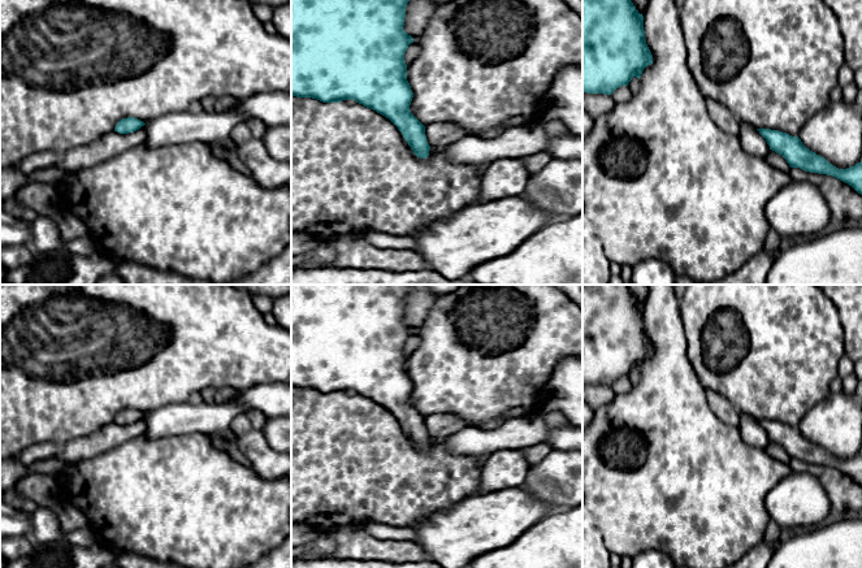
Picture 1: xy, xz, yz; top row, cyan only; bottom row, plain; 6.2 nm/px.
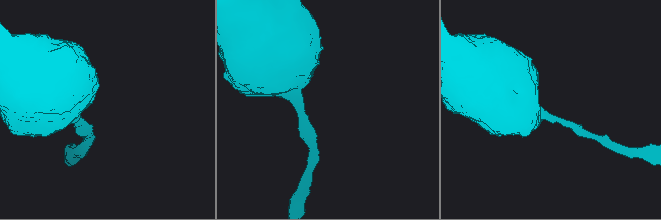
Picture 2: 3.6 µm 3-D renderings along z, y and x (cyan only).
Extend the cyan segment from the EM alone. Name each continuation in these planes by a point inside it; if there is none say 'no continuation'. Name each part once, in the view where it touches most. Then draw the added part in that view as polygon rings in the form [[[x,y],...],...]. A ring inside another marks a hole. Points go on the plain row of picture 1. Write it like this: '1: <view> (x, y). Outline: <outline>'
no continuation

